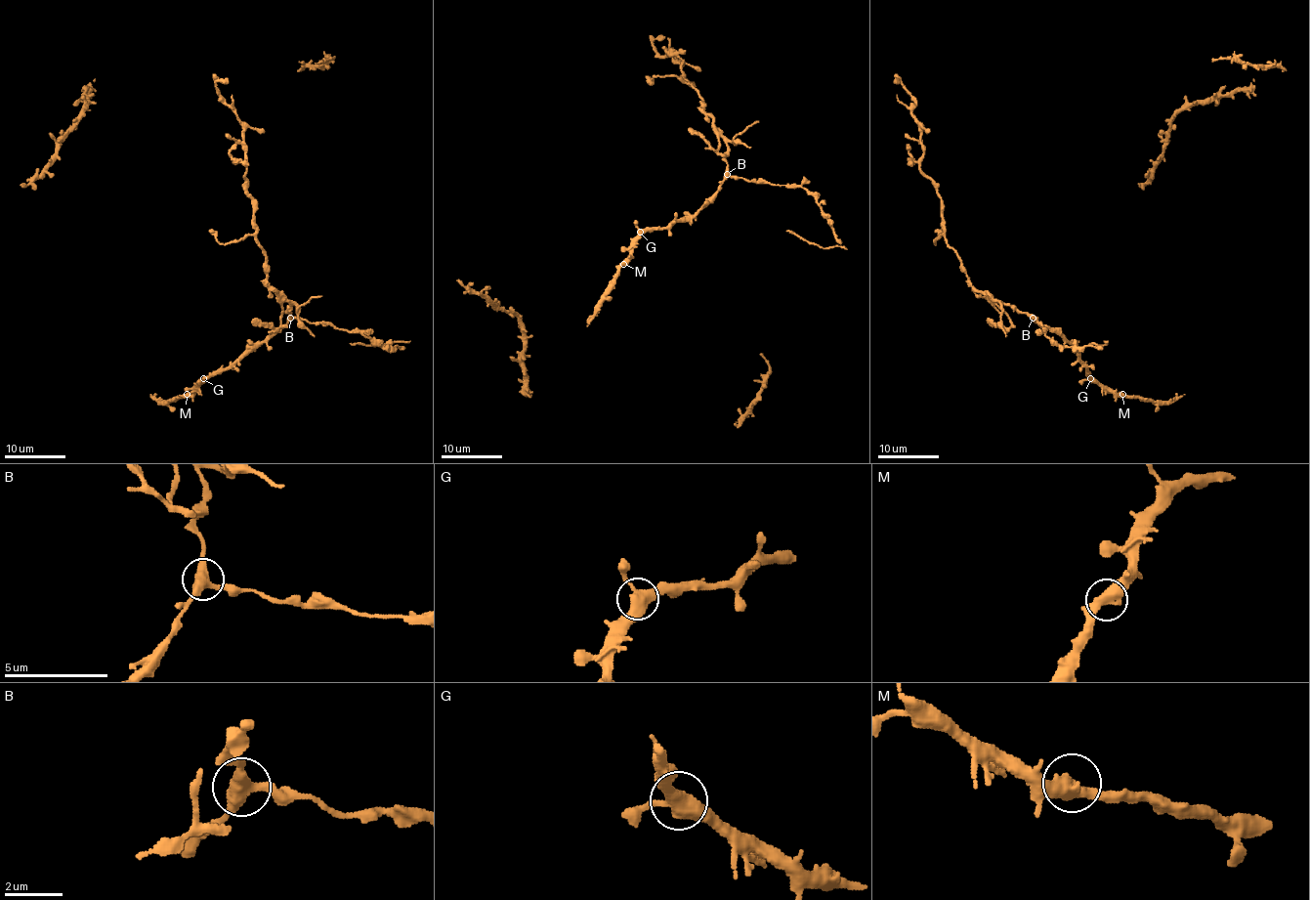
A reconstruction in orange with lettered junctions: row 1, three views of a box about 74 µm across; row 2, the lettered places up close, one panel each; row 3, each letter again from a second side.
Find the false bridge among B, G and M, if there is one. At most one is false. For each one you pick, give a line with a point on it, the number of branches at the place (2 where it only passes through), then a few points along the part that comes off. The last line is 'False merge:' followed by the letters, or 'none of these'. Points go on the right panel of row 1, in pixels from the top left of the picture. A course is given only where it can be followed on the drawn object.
B: Place: (1033, 318). Branches: 3. Course of the part to remove: (1033, 318), (979, 291), (948, 243), (937, 185), (920, 168), (923, 154), (913, 102), (896, 78)
False merge: B

